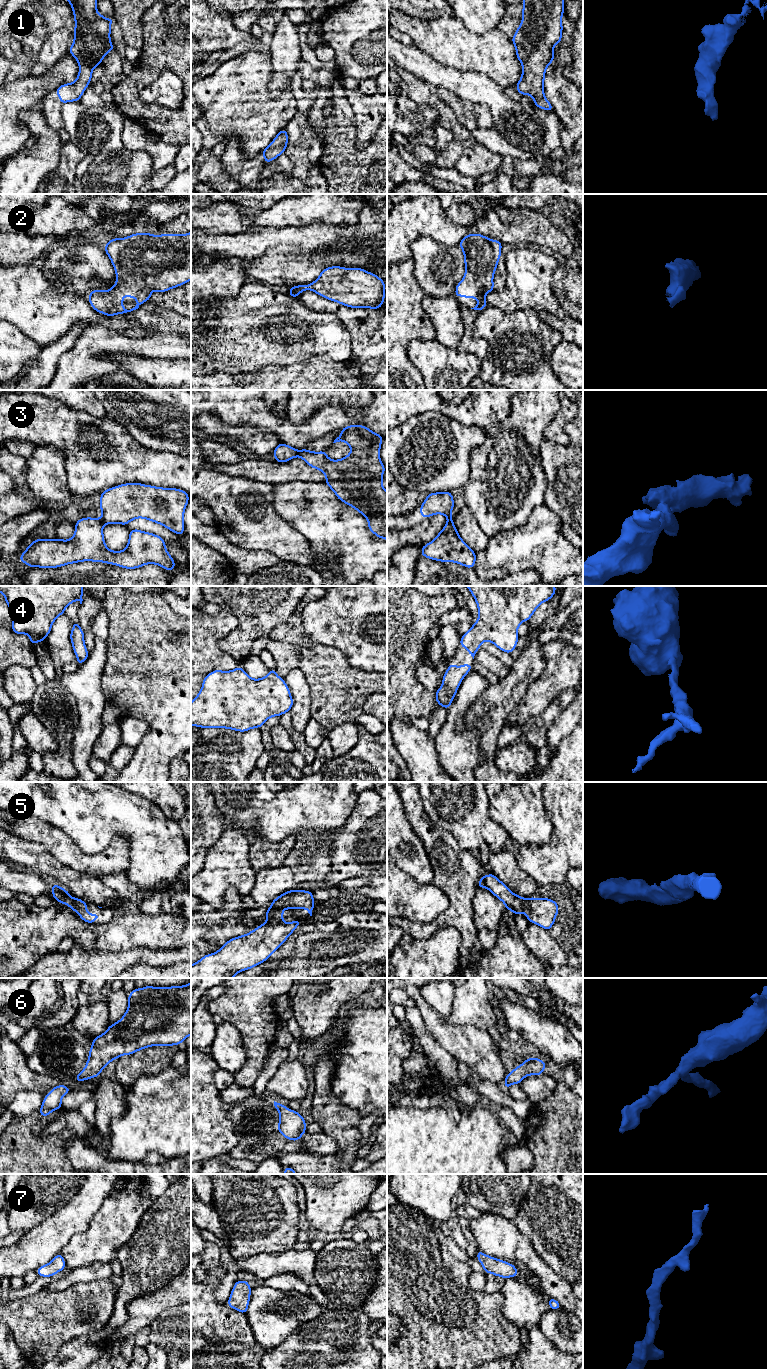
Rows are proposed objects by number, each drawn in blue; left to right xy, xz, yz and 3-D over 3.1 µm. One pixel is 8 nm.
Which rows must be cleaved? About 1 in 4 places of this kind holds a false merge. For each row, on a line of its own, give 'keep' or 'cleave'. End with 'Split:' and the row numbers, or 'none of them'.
1: keep
2: keep
3: cleave
4: keep
5: keep
6: keep
7: keep
Split: 3

